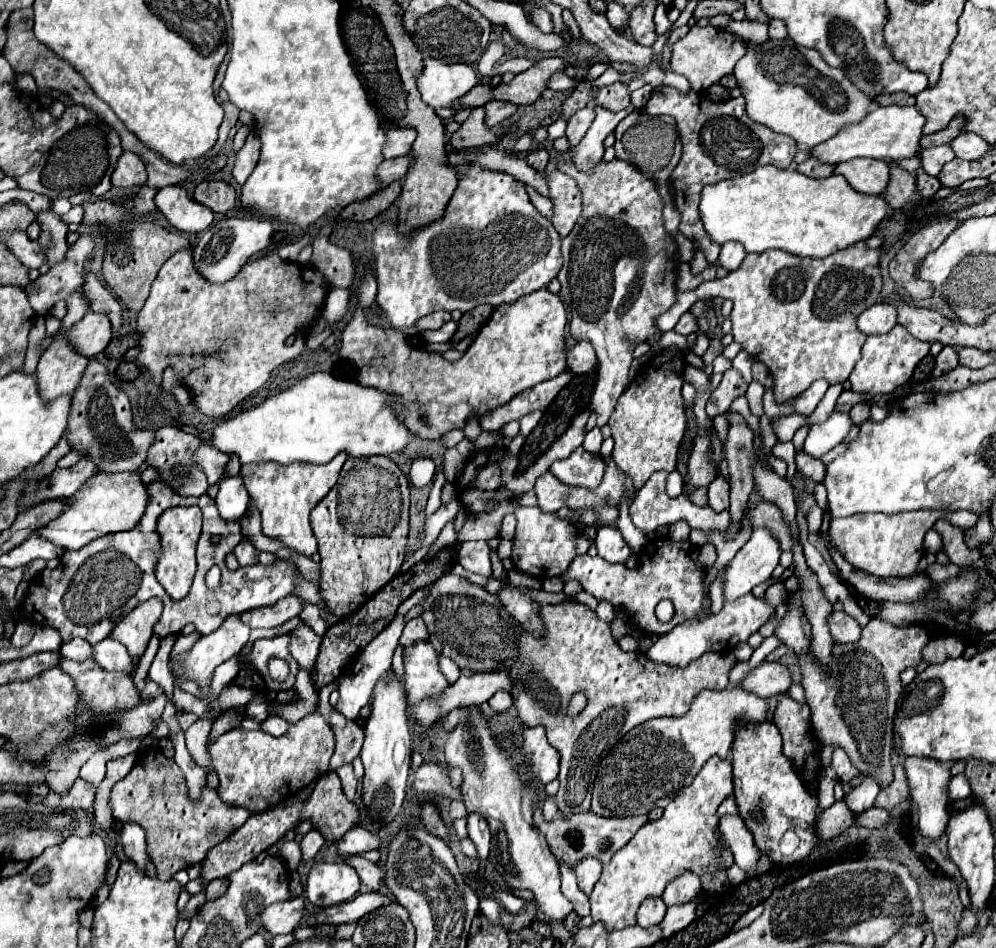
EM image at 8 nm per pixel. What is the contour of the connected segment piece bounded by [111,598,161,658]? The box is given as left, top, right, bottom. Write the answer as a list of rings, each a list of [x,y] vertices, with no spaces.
[[[151,598],[143,604],[139,604],[135,610],[131,610],[115,626],[111,638],[123,642],[133,658],[141,658],[159,616],[161,616],[161,604],[159,604],[157,598]]]

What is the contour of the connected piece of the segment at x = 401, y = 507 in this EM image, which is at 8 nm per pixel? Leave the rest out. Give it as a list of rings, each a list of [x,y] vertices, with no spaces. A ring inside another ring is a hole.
[[[387,456],[371,458],[349,458],[339,474],[337,486],[315,506],[311,512],[311,528],[319,540],[321,556],[321,576],[319,592],[325,602],[325,608],[335,614],[339,620],[353,614],[371,594],[383,588],[399,574],[401,564],[405,562],[405,546],[409,534],[409,480],[399,470],[399,466]]]

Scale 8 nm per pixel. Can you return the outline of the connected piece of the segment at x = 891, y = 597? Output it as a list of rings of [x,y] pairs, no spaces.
[[[829,544],[829,552],[833,562],[837,564],[843,580],[855,588],[855,592],[863,598],[875,602],[919,602],[927,590],[931,590],[933,582],[925,576],[925,572],[917,572],[907,578],[877,578],[867,572],[855,570],[837,550]]]

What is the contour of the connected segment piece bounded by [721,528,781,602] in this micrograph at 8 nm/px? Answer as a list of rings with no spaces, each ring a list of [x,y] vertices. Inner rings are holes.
[[[753,528],[749,542],[735,554],[721,576],[725,600],[737,600],[757,584],[769,580],[779,564],[779,556],[781,550],[771,532],[765,528]]]

